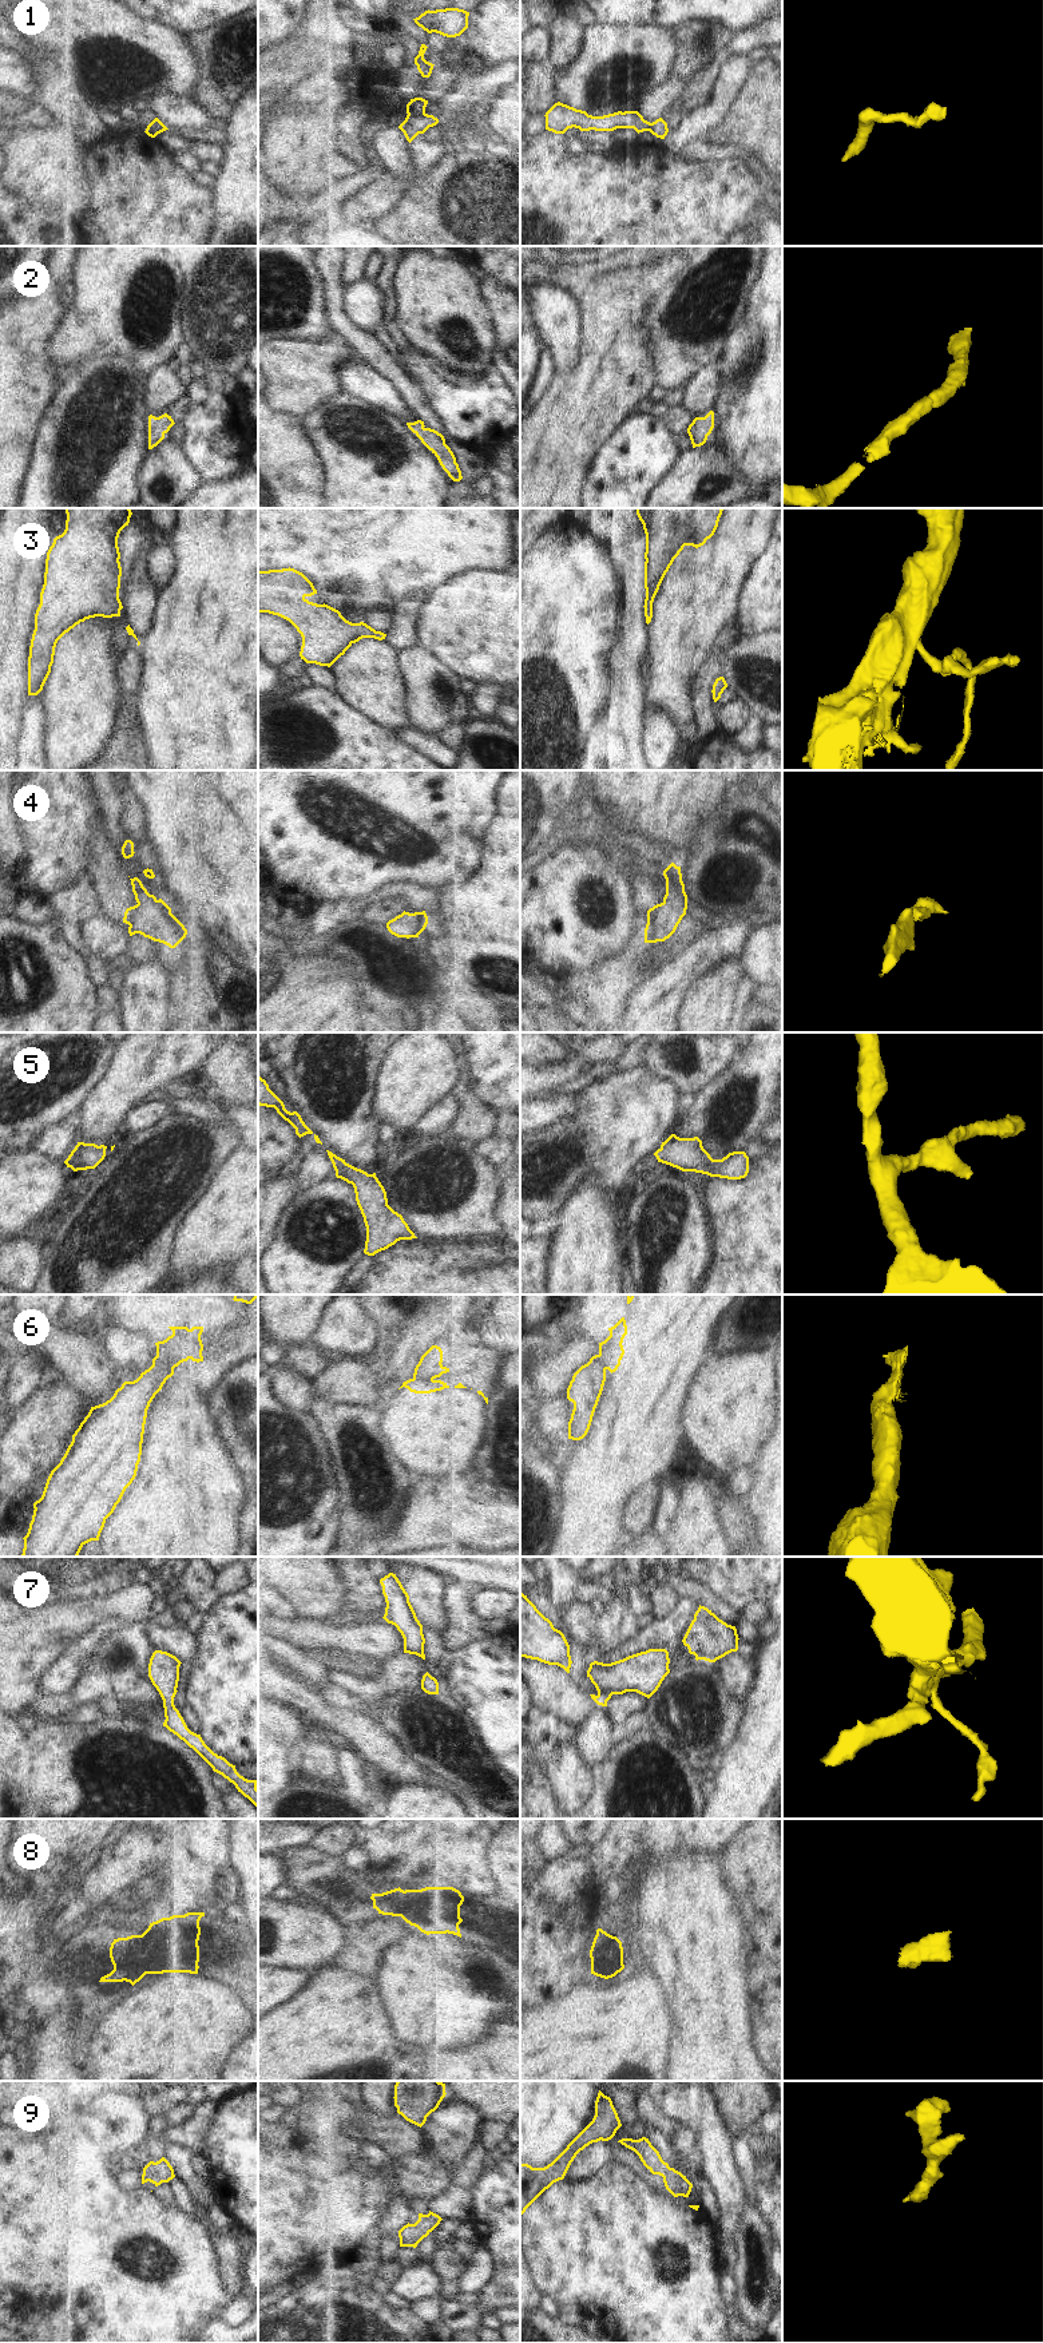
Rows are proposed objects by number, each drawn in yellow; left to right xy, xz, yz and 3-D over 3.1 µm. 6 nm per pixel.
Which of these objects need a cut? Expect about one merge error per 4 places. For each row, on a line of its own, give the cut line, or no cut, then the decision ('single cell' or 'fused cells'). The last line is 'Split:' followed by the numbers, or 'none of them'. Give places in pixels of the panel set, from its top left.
1: cut in xz along (408, 113), (413, 115), (424, 114); fused cells
2: no cut; single cell
3: no cut; single cell
4: no cut; single cell
5: no cut; single cell
6: cut in xy along (182, 1360), (173, 1359), (153, 1366); fused cells
7: no cut; single cell
8: no cut; single cell
9: no cut; single cell
Split: 1, 6

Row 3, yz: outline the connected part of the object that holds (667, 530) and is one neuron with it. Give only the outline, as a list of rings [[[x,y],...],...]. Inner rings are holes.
[[[636,508],[636,515],[643,524],[646,534],[645,552],[645,617],[649,625],[653,618],[653,602],[659,586],[685,546],[695,548],[703,546],[710,539],[717,527],[723,508]]]

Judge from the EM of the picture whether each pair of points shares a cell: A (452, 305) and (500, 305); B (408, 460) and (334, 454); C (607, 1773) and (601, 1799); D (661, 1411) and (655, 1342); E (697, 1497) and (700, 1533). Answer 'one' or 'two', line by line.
A: two
B: one
C: one
D: one
E: one

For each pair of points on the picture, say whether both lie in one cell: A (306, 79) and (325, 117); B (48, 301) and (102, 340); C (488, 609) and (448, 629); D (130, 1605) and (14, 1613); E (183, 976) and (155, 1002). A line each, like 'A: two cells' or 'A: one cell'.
A: two cells
B: two cells
C: one cell
D: two cells
E: two cells

